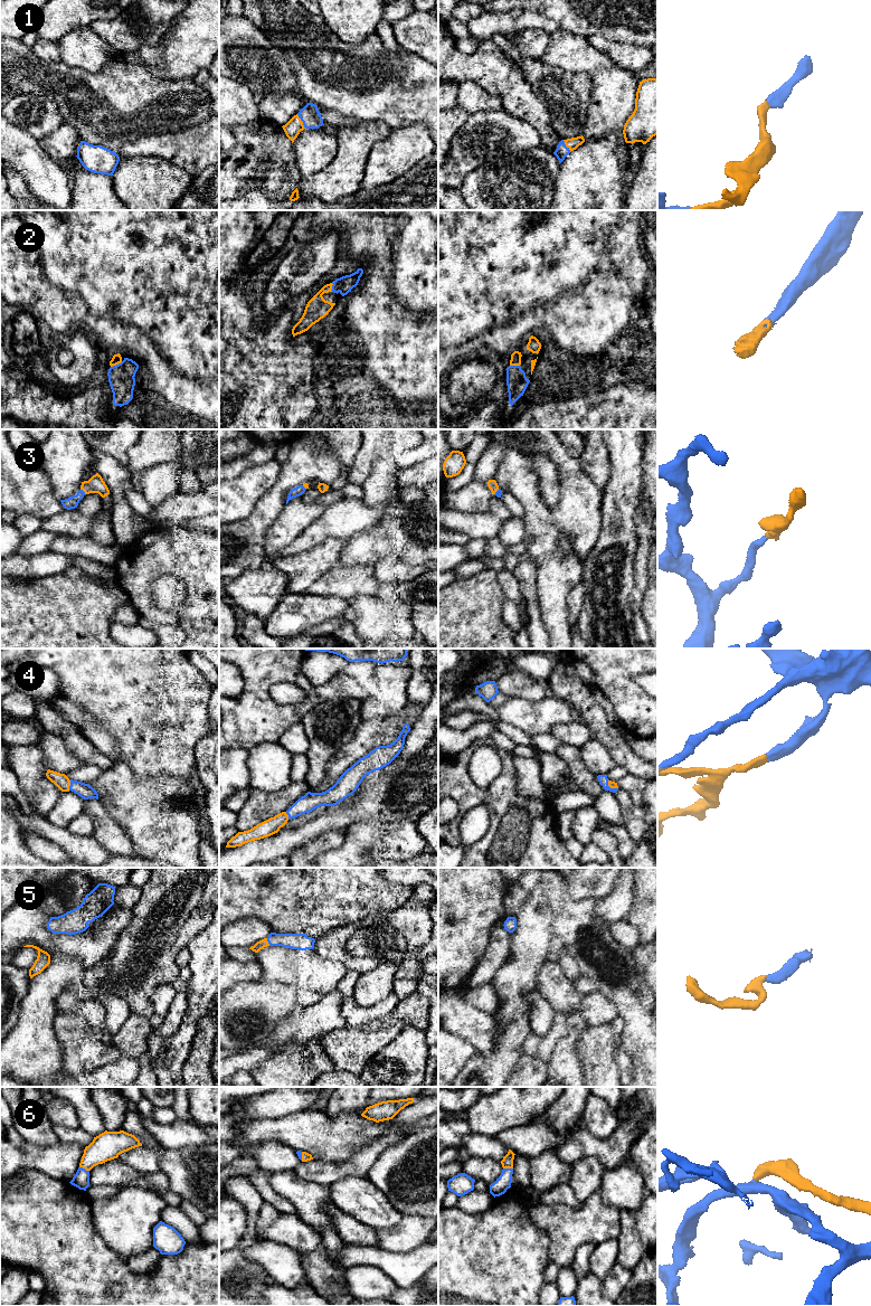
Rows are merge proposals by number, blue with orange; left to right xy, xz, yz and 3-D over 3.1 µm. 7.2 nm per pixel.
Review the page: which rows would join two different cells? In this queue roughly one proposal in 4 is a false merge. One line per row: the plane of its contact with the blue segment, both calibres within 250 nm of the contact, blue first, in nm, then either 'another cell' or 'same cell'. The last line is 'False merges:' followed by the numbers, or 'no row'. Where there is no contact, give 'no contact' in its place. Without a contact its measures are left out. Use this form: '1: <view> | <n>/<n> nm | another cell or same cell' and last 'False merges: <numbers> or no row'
1: xz | 140/120 nm | same cell
2: xy | 190/70 nm | same cell
3: xy | 90/120 nm | same cell
4: xy | 100/100 nm | same cell
5: xz | 120/70 nm | same cell
6: xy | 120/200 nm | same cell
False merges: no row

